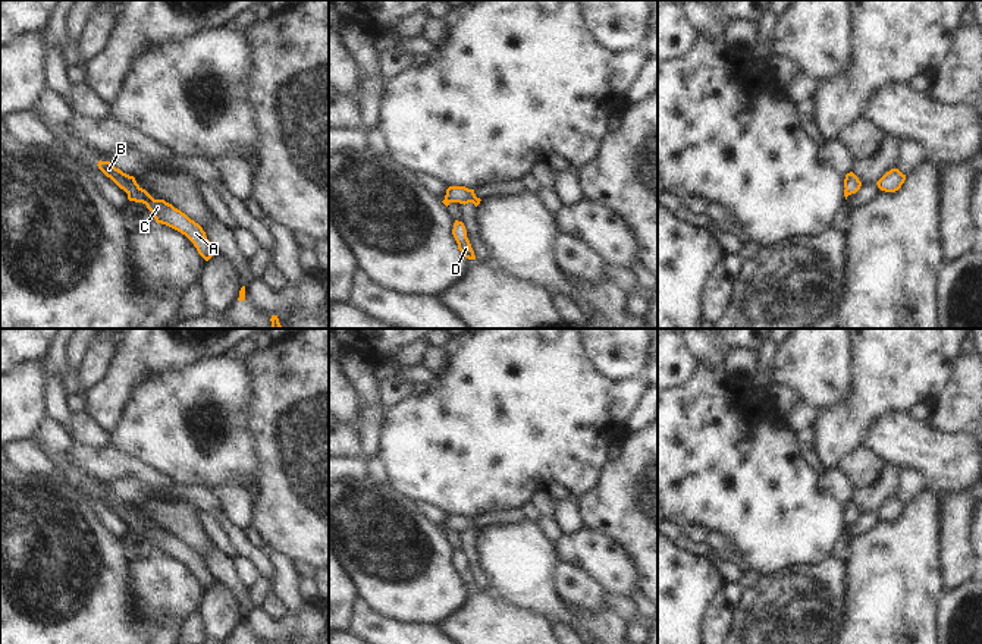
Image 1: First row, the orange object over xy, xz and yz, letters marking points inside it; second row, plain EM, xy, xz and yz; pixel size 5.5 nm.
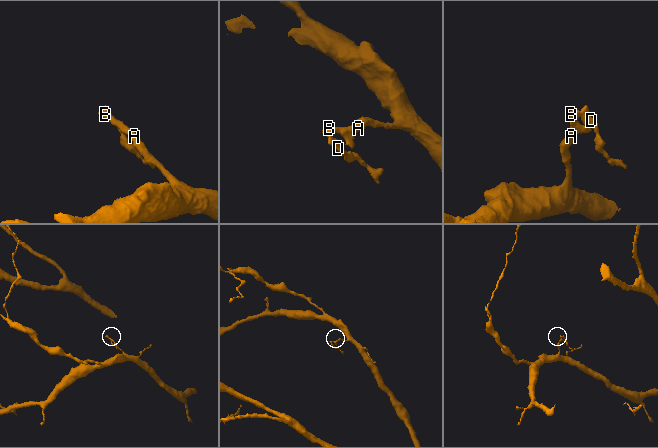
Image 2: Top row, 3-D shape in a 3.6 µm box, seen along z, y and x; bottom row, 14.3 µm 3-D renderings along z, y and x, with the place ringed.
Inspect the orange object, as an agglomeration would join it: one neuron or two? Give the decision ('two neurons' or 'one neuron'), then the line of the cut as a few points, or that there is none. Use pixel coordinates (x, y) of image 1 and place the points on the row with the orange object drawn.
one neuron; cut none

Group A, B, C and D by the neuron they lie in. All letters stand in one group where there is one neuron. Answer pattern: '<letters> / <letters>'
A B C D

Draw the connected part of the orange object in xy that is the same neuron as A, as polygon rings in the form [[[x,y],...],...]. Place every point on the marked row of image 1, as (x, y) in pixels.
[[[100,160],[97,166],[107,178],[110,178],[120,189],[128,194],[129,201],[145,204],[157,223],[166,224],[185,235],[206,261],[214,255],[214,248],[207,239],[203,227],[191,220],[185,213],[175,208],[164,200],[154,200],[137,183],[134,176],[116,169],[110,161]]]

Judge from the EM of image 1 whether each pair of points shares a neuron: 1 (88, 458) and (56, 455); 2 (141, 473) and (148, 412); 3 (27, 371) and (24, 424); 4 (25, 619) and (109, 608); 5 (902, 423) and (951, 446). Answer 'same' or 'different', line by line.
1: different
2: different
3: same
4: same
5: same

